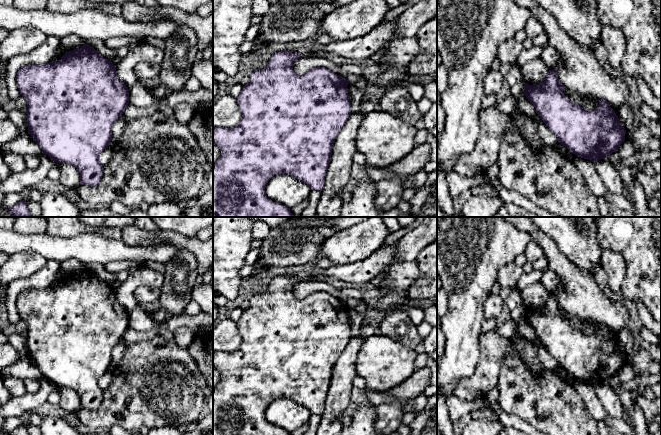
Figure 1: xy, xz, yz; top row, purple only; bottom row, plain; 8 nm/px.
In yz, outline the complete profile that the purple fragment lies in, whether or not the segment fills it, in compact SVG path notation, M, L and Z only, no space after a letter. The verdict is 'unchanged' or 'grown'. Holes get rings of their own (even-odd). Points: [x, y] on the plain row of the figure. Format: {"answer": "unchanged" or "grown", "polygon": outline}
{"answer": "unchanged", "polygon": "M550 294L545 305L540 308L524 307L524 320L536 332L540 343L556 359L558 367L565 370L578 381L593 387L605 383L608 379L618 375L625 365L626 354L620 347L618 339L605 324L598 323L599 329L595 334L586 334L571 326L564 318L567 313L556 300L557 294Z"}

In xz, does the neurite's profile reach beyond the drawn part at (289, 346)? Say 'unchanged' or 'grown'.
unchanged

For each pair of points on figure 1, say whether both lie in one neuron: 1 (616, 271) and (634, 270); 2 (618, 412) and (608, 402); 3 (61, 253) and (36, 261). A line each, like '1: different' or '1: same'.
1: different
2: same
3: different

